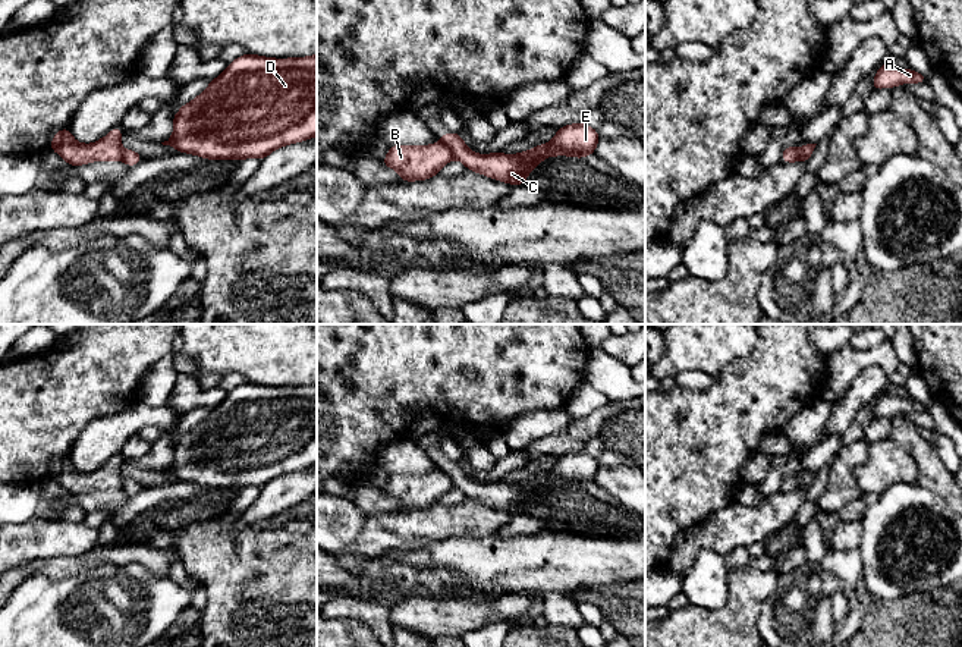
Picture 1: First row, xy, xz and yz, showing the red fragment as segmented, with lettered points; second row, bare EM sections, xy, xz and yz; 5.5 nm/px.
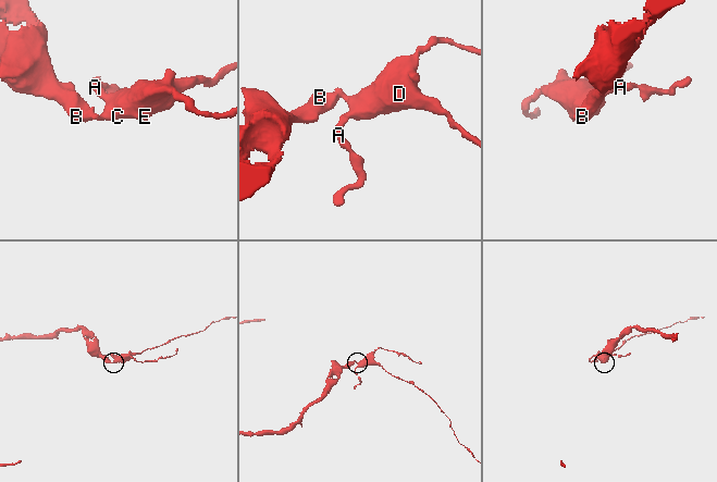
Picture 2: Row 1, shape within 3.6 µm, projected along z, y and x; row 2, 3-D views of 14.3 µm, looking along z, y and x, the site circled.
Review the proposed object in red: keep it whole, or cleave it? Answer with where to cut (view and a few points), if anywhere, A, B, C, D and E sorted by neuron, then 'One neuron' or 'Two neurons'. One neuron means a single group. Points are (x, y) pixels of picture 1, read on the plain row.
Split along xz (440, 470), (455, 486). Groups: A C D E / B. Two neurons

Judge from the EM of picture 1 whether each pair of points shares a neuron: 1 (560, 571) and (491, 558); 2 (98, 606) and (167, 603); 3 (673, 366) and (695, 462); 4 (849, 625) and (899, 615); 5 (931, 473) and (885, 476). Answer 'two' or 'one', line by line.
1: one
2: one
3: two
4: two
5: two

